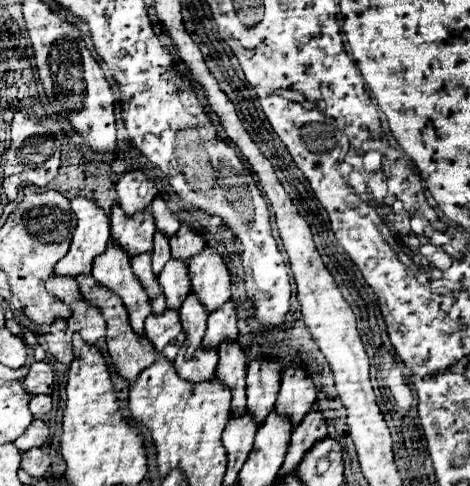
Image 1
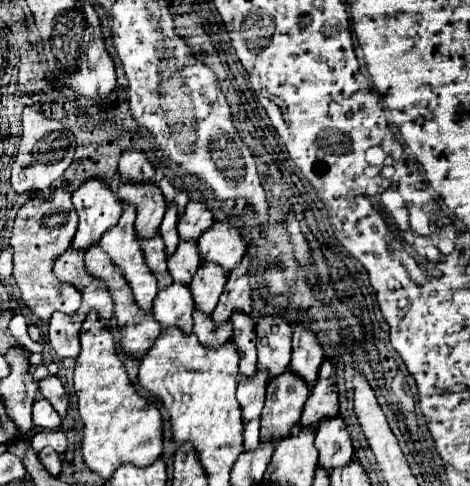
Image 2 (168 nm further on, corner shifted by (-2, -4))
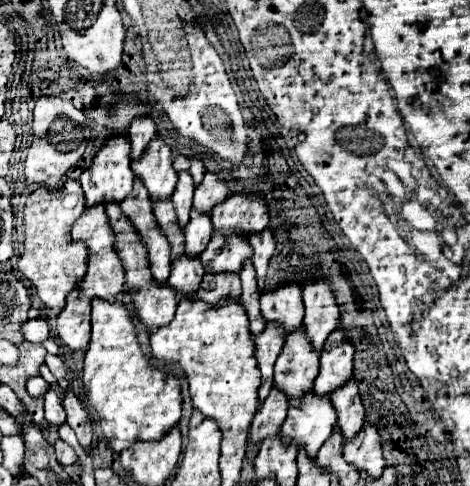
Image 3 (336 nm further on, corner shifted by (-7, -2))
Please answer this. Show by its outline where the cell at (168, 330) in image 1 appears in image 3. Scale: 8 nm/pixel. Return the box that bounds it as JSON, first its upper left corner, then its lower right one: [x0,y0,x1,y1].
[168,254,206,298]

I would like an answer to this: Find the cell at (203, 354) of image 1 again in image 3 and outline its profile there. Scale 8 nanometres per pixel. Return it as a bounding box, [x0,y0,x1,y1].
[196,272,242,306]

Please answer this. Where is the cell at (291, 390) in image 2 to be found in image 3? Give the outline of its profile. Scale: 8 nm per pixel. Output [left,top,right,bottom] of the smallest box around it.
[274,328,320,398]

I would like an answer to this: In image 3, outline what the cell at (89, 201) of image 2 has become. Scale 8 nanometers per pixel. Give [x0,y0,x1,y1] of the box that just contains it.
[80,132,134,206]

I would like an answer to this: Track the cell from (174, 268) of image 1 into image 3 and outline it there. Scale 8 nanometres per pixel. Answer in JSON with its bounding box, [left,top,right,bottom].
[184,210,212,256]

